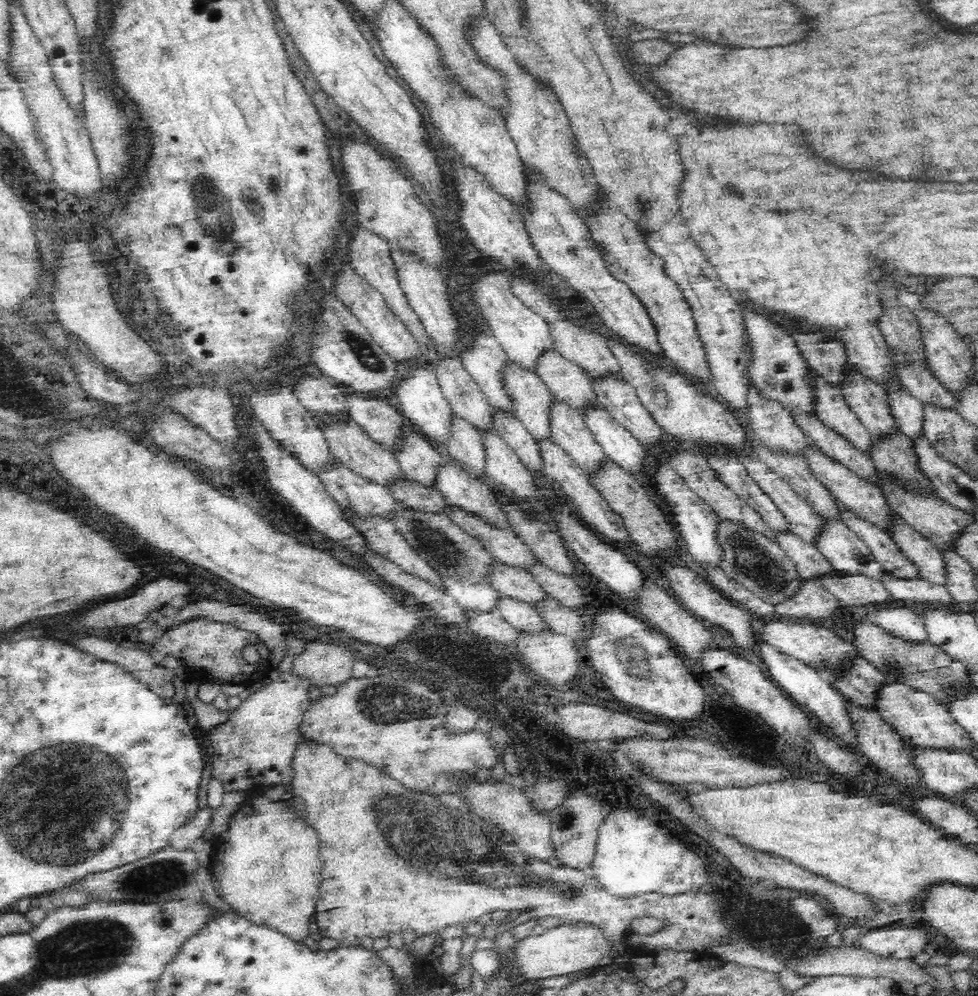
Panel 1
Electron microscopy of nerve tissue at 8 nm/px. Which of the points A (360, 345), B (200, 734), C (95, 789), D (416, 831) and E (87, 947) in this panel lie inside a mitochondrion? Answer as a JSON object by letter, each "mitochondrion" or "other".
{"A":"mitochondrion","B":"other","C":"mitochondrion","D":"mitochondrion","E":"mitochondrion"}

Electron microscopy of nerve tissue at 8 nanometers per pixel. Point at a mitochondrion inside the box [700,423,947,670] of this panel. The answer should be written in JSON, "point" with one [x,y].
{"point":[751,559]}

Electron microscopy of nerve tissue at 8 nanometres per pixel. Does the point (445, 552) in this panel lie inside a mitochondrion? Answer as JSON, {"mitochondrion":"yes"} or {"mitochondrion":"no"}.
{"mitochondrion":"yes"}

